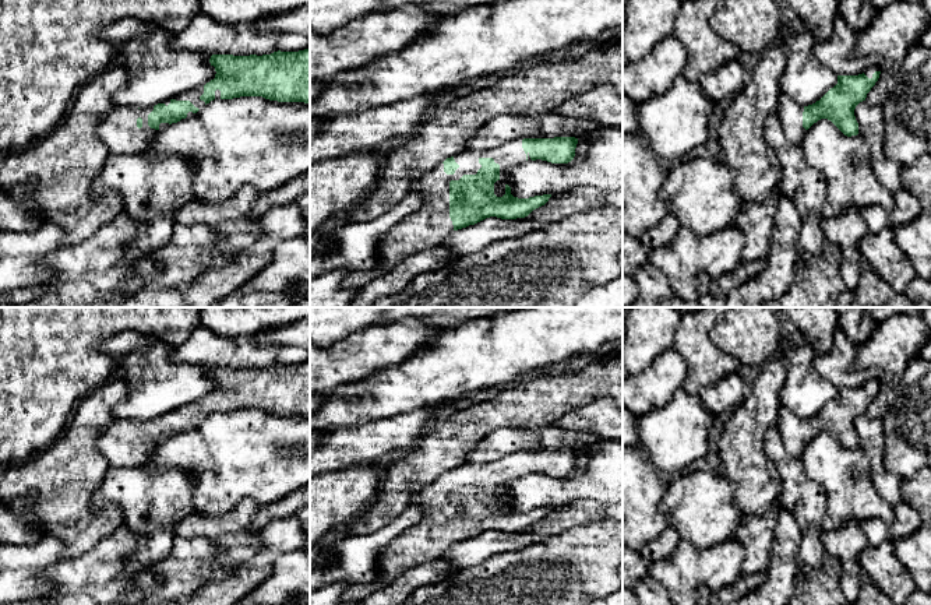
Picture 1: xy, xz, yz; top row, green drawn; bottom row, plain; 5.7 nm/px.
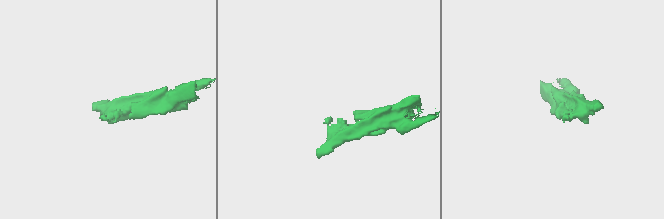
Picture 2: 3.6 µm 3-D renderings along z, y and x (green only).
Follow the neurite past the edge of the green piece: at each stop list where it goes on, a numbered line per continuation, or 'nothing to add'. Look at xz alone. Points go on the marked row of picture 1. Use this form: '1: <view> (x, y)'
1: xz (426, 229)

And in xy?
1: xy (119, 132)

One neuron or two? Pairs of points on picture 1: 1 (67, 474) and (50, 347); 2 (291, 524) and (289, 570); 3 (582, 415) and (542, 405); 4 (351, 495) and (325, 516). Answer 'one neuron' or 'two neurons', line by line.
1: two neurons
2: two neurons
3: two neurons
4: one neuron

